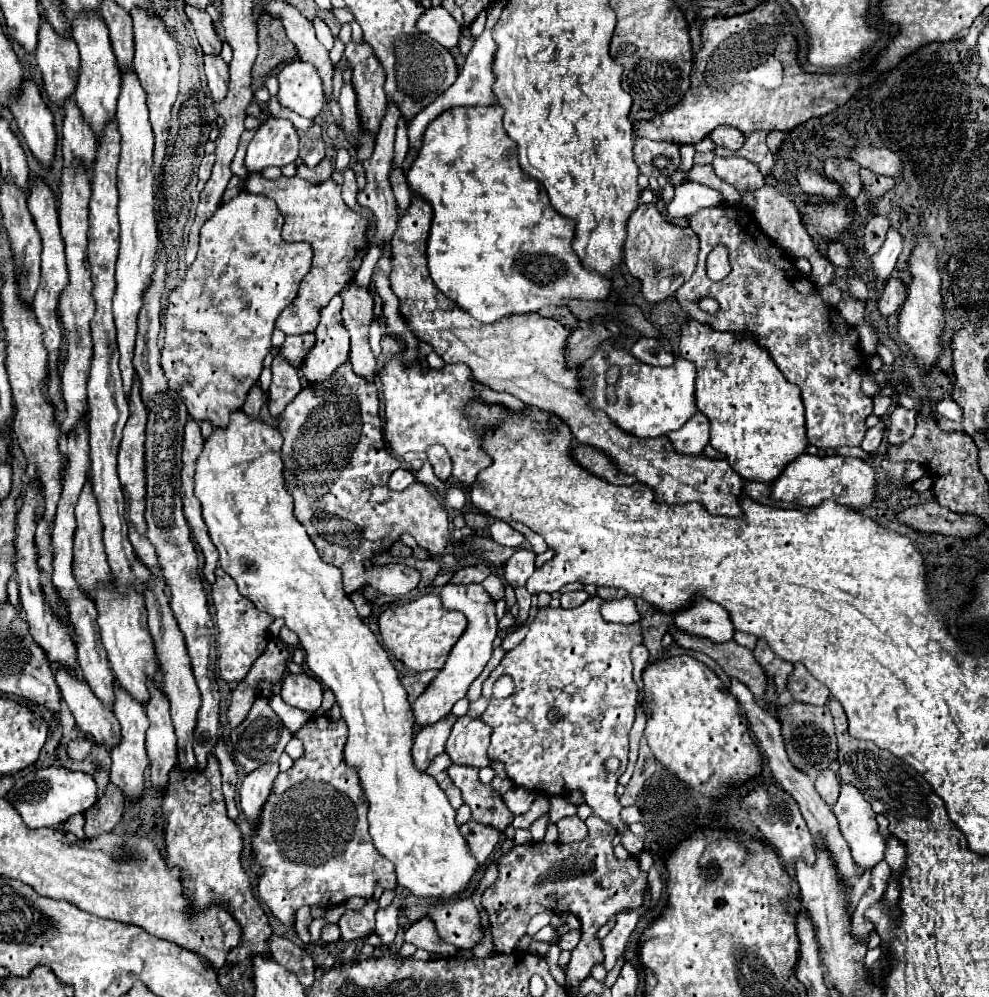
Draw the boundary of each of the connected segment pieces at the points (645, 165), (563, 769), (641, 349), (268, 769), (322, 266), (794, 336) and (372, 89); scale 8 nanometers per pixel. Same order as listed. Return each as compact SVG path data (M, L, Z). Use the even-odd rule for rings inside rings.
M639 139L635 143L635 161L639 165L639 171L647 177L669 177L681 165L679 147L675 143L649 139Z
M593 595L575 609L541 607L535 619L529 623L527 637L513 651L507 651L501 663L485 679L483 697L489 701L489 707L479 719L491 725L493 729L489 759L503 763L509 779L515 785L539 793L549 793L549 795L567 795L573 789L583 791L587 805L593 809L593 815L601 817L621 835L621 843L631 857L639 857L643 851L643 839L635 835L629 829L629 825L621 819L623 807L615 795L615 787L619 777L627 769L629 731L635 721L637 695L639 695L631 675L633 665L629 653L635 645L643 643L643 633L639 623L623 625L623 623L605 621L601 617L603 603L605 599ZM503 675L509 675L513 679L515 691L505 699L495 699L493 685ZM549 711L557 715L555 721L549 719ZM607 757L617 757L621 761L621 769L617 773L607 773L603 769L603 761Z
M641 337L631 347L631 353L635 359L639 359L641 363L647 363L647 365L667 367L667 365L673 365L673 361L675 361L675 357L669 355L657 339L647 339L647 337Z
M265 763L259 769L251 771L239 787L239 803L243 813L247 815L247 819L251 821L253 829L257 827L257 817L261 813L263 803L267 801L273 781L279 773L279 765L277 763Z
M249 175L245 179L245 191L271 197L277 203L285 219L285 241L307 241L313 247L313 267L301 281L295 301L281 313L275 323L275 327L285 335L311 333L319 323L319 309L323 309L331 297L339 295L361 267L363 219L343 203L341 185L331 179L319 185L311 185L299 177L279 177L275 181L267 181L263 175Z
M723 203L713 209L701 209L689 217L689 227L701 241L699 263L693 277L675 293L689 317L717 331L751 333L767 347L785 379L801 389L811 445L819 449L861 445L867 431L865 417L871 415L873 403L859 387L861 375L867 371L867 363L859 351L859 333L833 307L827 307L819 299L815 287L795 269L789 255L755 225L753 215L741 205ZM717 245L729 249L731 273L723 281L713 283L705 275L705 259ZM703 297L719 303L717 315L699 309L699 299Z
M365 41L347 43L345 59L353 69L351 83L357 91L357 105L363 117L363 125L365 129L371 129L373 133L377 133L379 121L383 119L383 113L387 107L387 95L383 89L385 85L383 67L379 65L379 59L375 57L371 45L367 45Z

